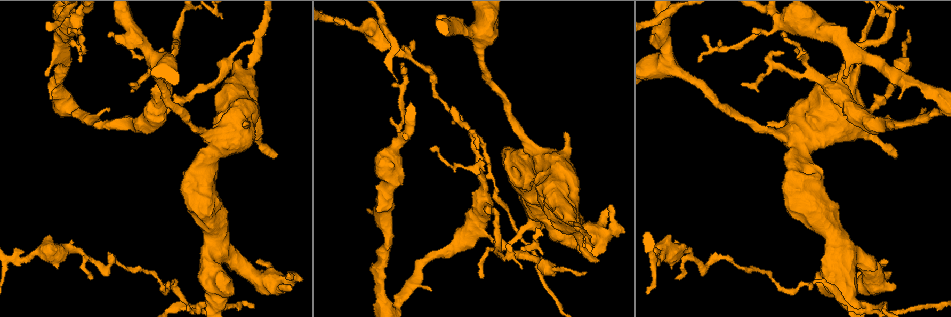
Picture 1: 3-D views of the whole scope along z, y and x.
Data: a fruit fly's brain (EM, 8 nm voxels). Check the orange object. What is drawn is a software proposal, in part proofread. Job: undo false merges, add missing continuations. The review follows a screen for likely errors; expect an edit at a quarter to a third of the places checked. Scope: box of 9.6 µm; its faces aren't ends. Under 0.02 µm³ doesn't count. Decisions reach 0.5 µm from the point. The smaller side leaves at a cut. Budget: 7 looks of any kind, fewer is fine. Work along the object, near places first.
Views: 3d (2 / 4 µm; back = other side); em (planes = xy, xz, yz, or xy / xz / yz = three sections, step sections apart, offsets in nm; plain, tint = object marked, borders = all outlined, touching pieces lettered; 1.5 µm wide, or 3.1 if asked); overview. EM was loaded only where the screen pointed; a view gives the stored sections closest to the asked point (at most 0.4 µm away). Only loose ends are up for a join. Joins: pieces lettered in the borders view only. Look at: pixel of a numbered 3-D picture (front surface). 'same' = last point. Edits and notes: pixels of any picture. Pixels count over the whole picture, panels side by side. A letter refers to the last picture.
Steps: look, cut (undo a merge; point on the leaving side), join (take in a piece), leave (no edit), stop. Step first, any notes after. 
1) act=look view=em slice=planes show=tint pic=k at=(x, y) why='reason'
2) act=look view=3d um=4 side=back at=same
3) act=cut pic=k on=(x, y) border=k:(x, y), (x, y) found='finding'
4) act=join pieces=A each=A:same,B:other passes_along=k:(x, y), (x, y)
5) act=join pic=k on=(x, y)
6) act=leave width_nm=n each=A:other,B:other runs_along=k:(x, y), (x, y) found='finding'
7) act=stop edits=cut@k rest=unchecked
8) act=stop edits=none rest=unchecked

act=look view=3d um=2 pic=1 at=(702, 37) why='thin end'

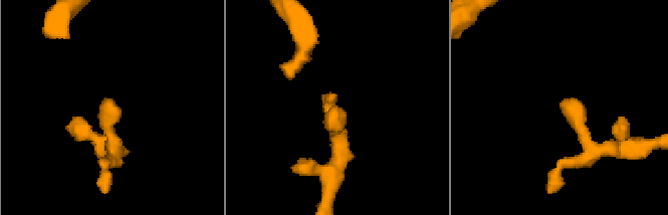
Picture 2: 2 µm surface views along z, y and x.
act=look view=em slice=xz step=8 show=borders pic=2 at=(112, 102) why='need the tissue'

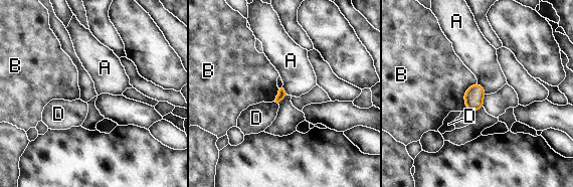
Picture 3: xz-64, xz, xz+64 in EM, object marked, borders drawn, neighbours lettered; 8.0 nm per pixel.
act=look view=em slice=planes show=borders at=same

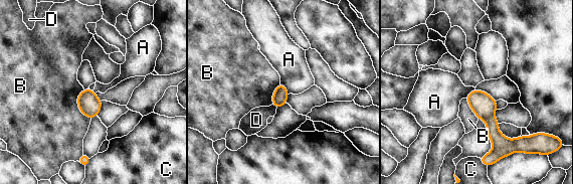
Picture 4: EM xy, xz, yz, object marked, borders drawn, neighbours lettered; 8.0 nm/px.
act=leave width_nm=120 each=A:other,B:other,C:other,D:other found='no lettered piece goes on from it'

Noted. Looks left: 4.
act=look view=em slice=planes show=borders pic=1 at=(457, 27) why='branch point'

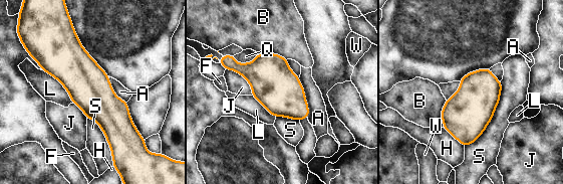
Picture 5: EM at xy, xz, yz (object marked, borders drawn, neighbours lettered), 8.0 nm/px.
act=leave each=A:other,B:other,F:other,H:other,J:other,L:other,Q:other,S:other,W:other border=5:(226, 68), (240, 73), (252, 95) found='one neuron here'

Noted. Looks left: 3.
act=look view=3d um=4 side=back pic=1 at=(897, 153)

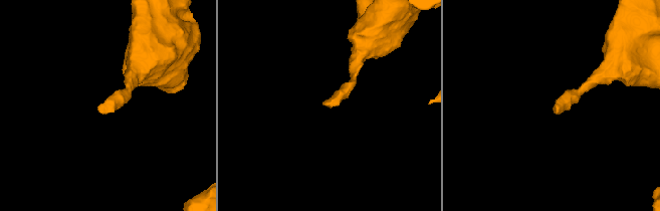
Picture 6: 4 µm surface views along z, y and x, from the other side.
act=look view=em slice=planes show=tint pic=6 at=(557, 105)

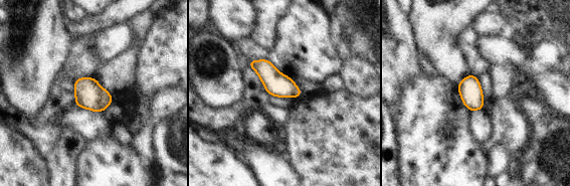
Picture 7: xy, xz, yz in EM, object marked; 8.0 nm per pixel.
act=look view=em slice=planes show=borders at=same

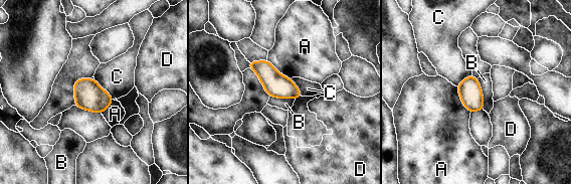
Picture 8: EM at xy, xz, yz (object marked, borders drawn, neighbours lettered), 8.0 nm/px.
act=leave width_nm=180 each=A:other,B:other,C:other,D:other border=8:(477, 78), (482, 90), (484, 109) found='no lettered piece goes on from it'

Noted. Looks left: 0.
act=stop edits=none rest=unchecked

